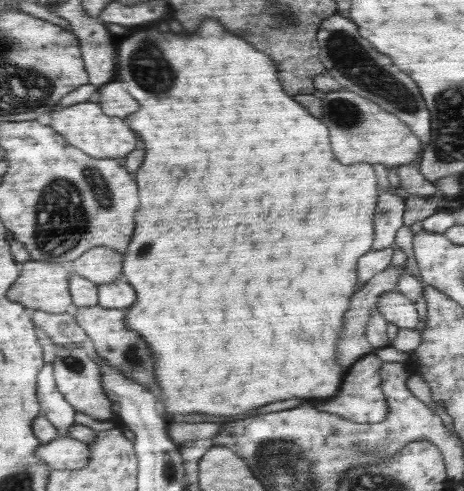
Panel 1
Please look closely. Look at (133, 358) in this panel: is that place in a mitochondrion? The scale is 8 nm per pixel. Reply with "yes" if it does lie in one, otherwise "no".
yes

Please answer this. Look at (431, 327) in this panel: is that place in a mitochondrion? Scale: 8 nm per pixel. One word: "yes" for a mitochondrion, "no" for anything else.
no

